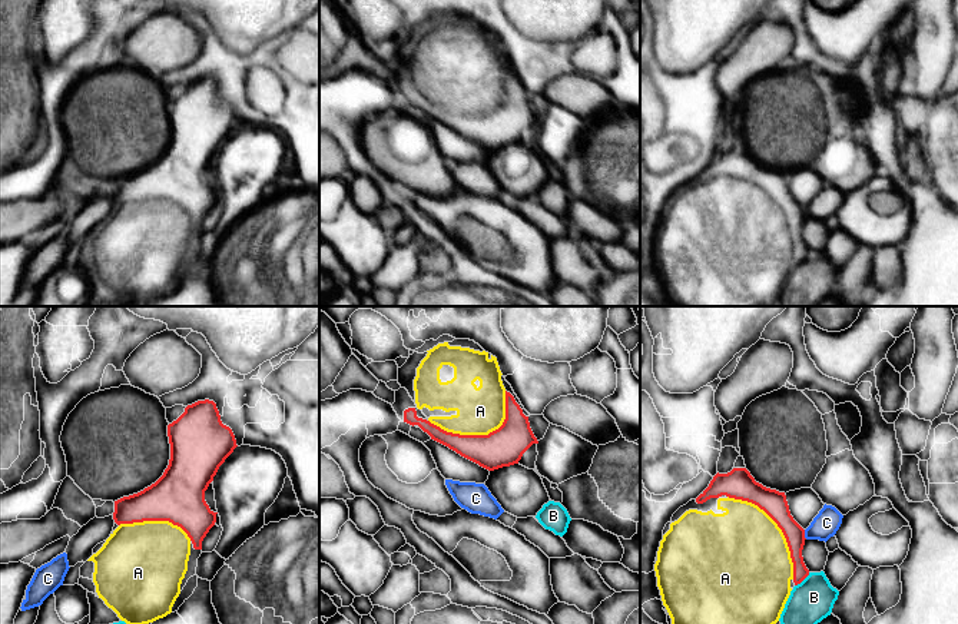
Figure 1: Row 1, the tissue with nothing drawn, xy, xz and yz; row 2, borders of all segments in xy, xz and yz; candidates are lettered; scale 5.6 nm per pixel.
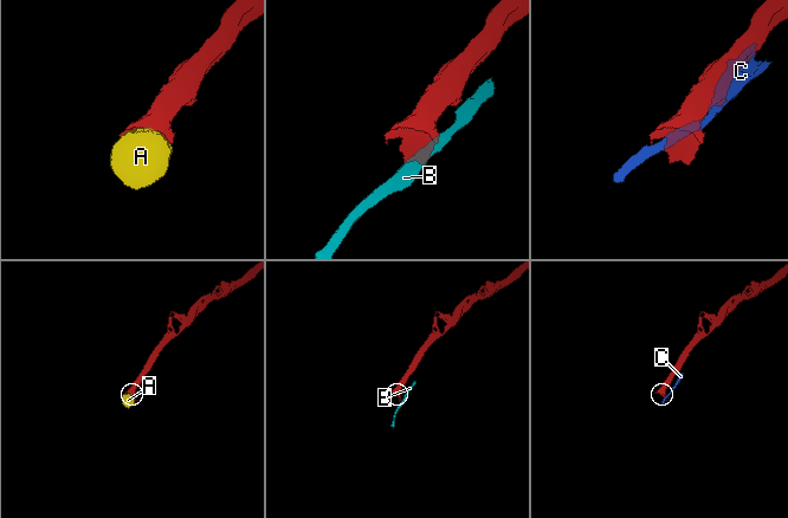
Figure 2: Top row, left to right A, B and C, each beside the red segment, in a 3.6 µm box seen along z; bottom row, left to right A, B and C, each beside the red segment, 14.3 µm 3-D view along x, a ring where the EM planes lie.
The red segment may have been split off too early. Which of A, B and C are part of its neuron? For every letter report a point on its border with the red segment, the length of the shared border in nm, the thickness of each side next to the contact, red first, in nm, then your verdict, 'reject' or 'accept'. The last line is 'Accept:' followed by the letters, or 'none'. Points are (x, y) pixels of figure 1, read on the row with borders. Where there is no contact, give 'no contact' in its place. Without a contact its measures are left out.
A: xz (481, 435) | 480 nm | 220/260 nm | accept
B: yz (802, 580) | 120 nm | 110/240 nm | reject
C: yz (804, 534) | 60 nm | 140/150 nm | reject
Accept: A

